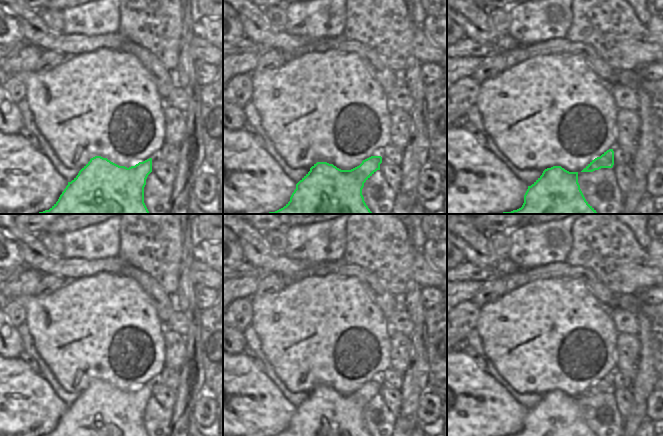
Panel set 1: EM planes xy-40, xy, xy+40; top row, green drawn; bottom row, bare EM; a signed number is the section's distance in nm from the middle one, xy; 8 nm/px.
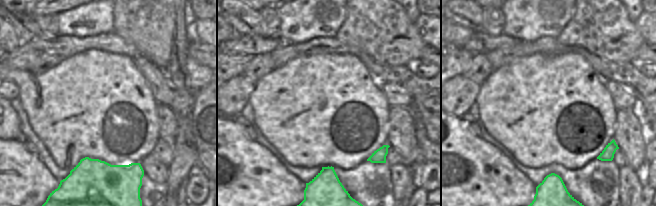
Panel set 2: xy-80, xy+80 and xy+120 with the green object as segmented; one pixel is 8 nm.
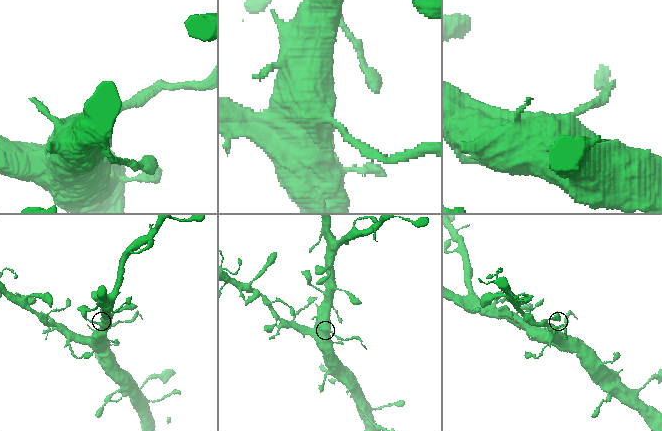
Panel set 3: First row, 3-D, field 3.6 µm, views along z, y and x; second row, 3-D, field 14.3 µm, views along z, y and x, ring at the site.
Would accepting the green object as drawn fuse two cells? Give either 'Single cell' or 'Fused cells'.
Fused cells.

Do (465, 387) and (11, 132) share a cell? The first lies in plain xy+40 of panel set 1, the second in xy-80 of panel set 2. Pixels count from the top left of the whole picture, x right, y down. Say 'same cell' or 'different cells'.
different cells

